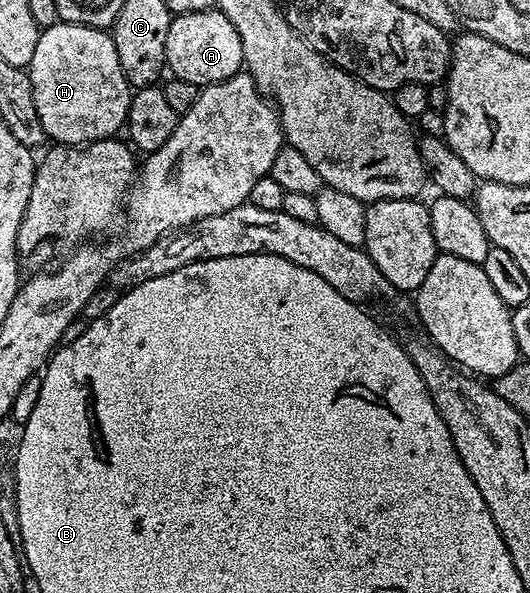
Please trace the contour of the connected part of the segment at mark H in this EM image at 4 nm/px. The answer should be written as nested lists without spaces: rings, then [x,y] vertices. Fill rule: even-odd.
[[[59,20],[48,29],[41,29],[38,48],[27,70],[34,87],[34,107],[38,107],[45,138],[52,140],[53,137],[53,142],[61,145],[87,145],[90,141],[103,141],[119,134],[119,129],[121,132],[125,128],[132,93],[122,63],[118,63],[111,32]]]

